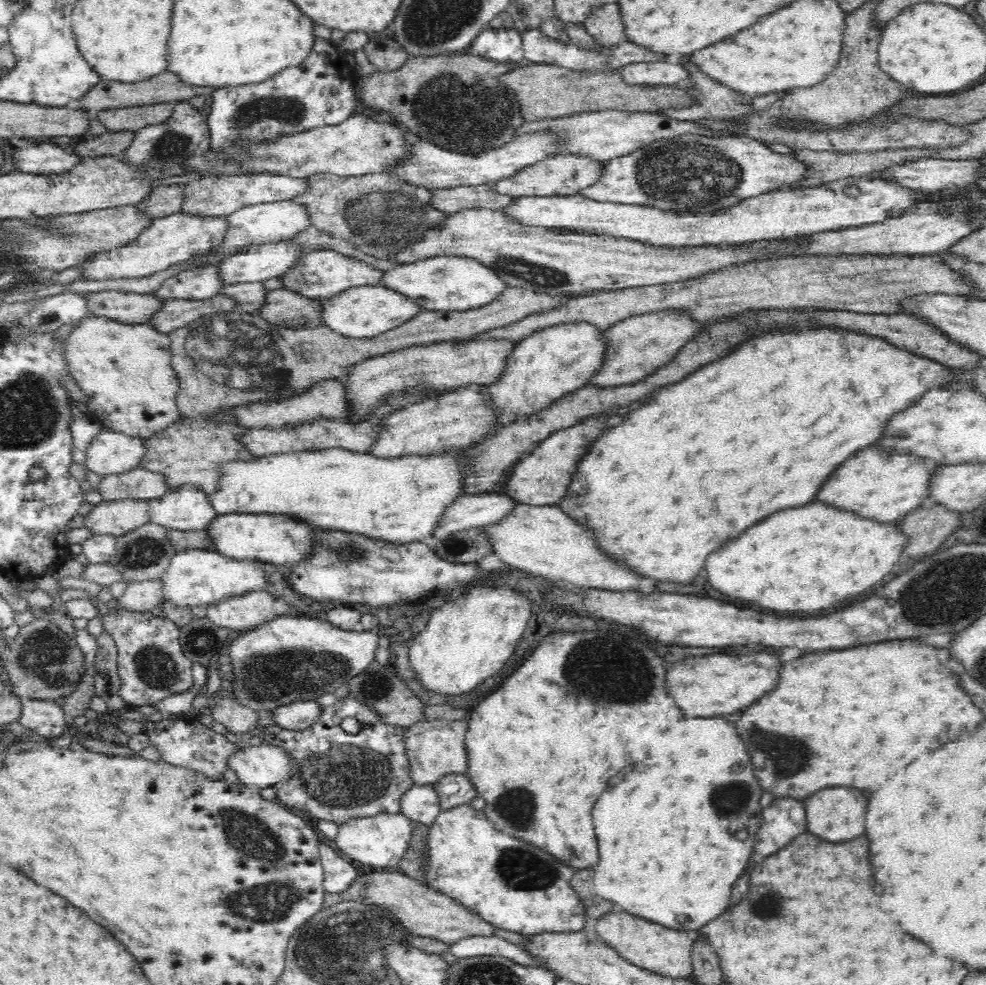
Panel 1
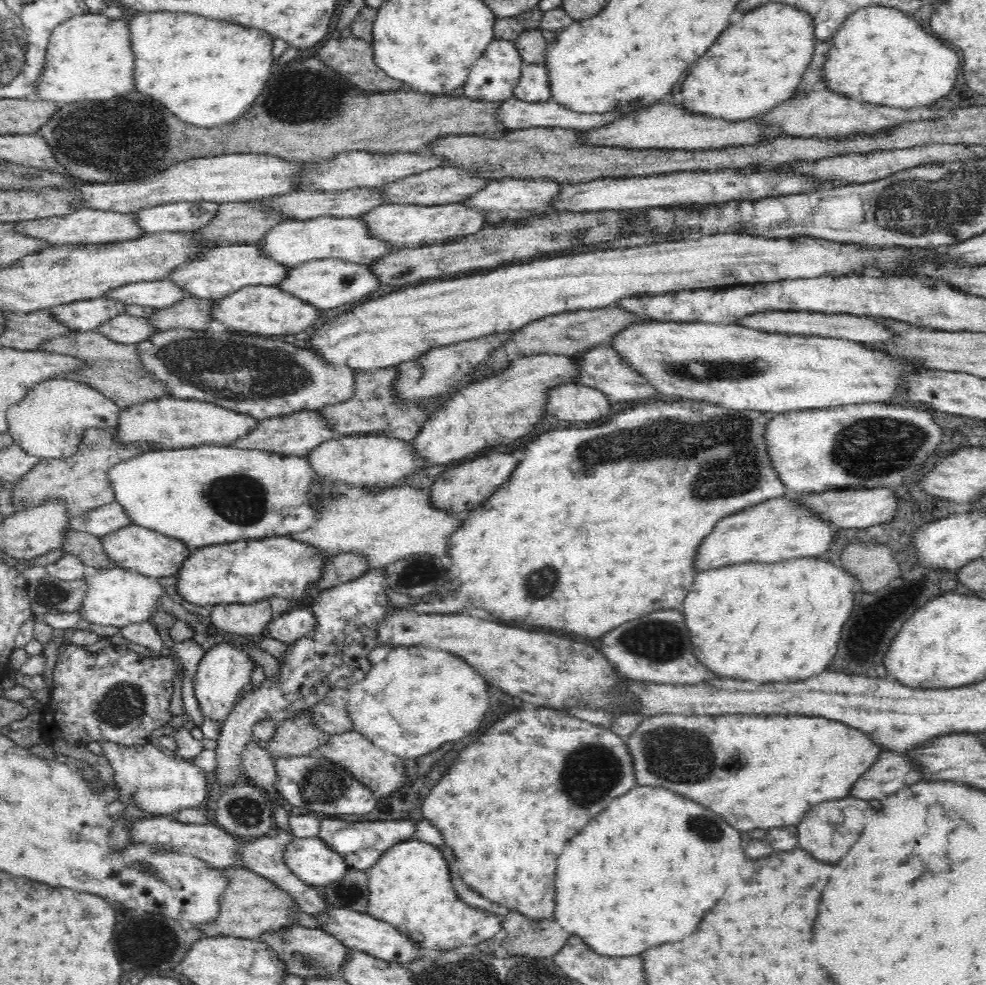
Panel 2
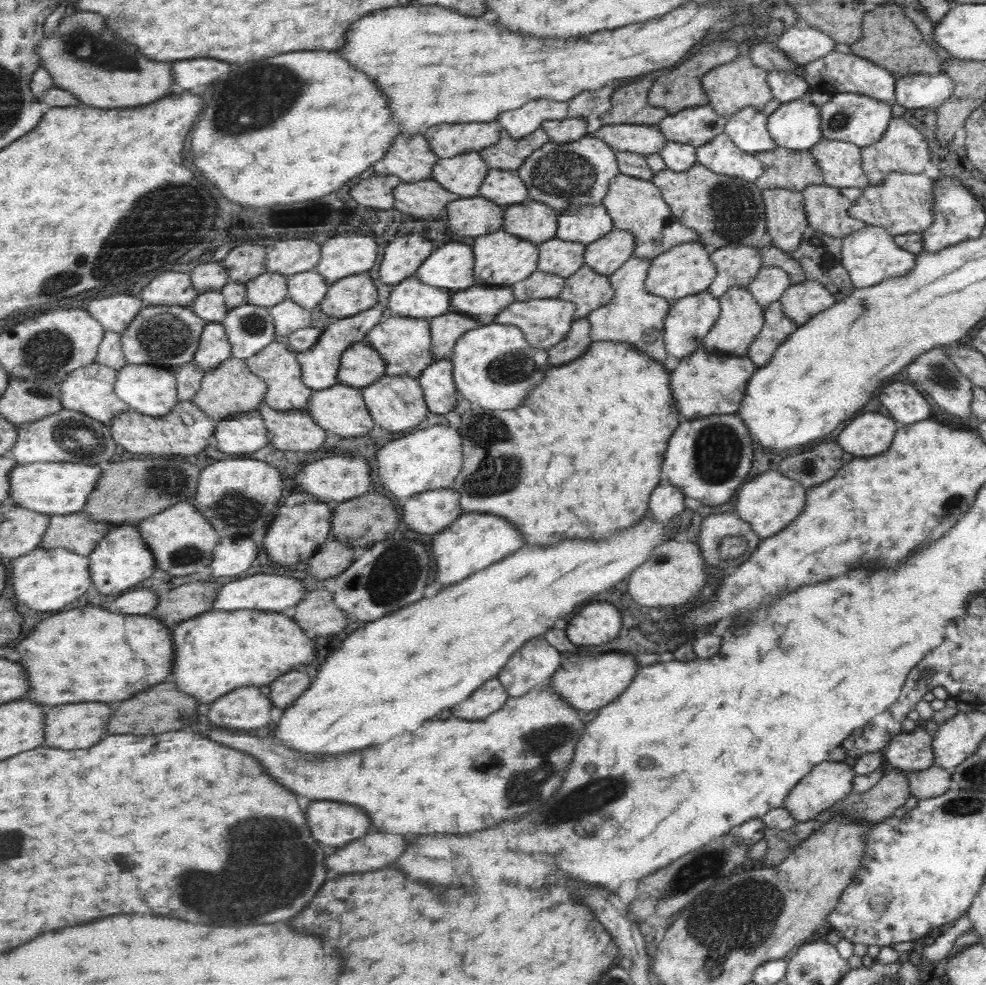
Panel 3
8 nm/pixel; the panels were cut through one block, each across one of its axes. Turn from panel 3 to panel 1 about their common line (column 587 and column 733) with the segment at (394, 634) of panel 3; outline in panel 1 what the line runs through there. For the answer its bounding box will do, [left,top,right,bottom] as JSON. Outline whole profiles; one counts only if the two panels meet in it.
[706,502,910,614]

